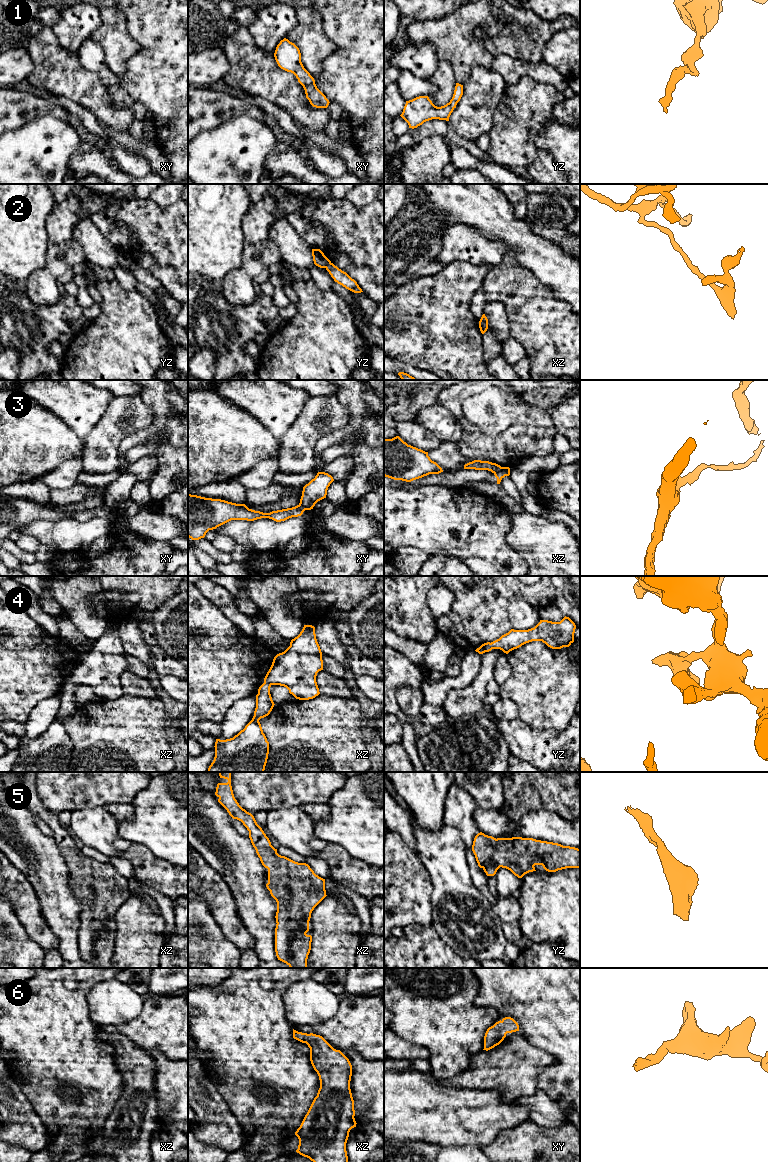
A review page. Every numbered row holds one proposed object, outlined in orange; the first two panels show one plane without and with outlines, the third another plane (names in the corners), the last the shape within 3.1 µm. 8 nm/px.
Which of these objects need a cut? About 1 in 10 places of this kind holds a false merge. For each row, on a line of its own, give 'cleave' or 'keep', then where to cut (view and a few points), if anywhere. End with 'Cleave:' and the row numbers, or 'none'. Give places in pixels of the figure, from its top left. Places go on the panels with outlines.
1: keep | no cut
2: keep | no cut
3: cleave | xz (501, 467), (494, 473)
4: keep | no cut
5: keep | no cut
6: keep | no cut
Cleave: 3

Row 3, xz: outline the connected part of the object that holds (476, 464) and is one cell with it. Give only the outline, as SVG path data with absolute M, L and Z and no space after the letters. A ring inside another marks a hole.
M474 460L465 464L464 469L488 470L495 473L501 469L501 466L489 461Z

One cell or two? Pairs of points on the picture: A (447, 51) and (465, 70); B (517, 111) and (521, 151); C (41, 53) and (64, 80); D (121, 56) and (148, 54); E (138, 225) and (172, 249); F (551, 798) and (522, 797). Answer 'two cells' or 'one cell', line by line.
A: one cell
B: one cell
C: one cell
D: two cells
E: one cell
F: one cell

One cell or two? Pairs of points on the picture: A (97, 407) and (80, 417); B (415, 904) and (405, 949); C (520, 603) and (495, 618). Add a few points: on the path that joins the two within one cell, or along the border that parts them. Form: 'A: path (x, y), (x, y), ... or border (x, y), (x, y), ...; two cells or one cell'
A: path (93, 407), (90, 407), (84, 413); one cell
B: border (431, 923), (427, 925), (409, 924), (403, 928); two cells
C: border (520, 594), (515, 594), (508, 603), (510, 628); two cells

